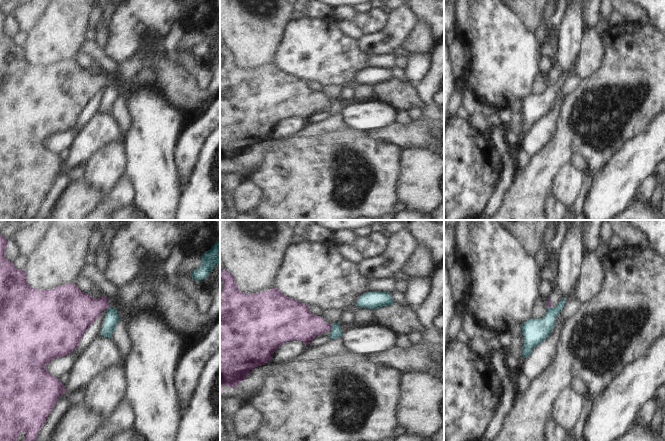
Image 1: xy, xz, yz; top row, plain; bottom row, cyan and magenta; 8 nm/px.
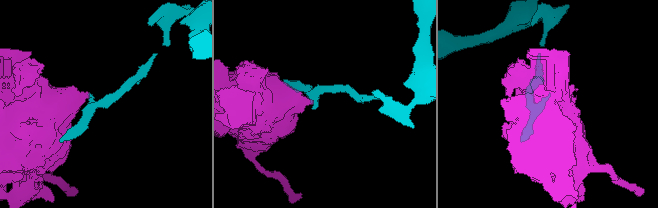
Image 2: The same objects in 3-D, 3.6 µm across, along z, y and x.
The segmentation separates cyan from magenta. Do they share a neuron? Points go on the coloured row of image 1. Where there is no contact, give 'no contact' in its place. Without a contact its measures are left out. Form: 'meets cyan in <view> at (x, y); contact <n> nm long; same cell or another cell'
meets cyan in xz at (331, 327); contact 70 nm long; another cell

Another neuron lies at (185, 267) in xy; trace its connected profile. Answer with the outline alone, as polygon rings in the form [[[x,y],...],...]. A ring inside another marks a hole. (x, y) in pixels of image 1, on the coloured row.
[[[186,255],[185,258],[179,262],[176,272],[179,276],[190,276],[192,271],[199,268],[202,264],[202,257],[197,255]]]

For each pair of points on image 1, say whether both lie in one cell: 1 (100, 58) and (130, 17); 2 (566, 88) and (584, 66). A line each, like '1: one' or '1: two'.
1: two
2: two

